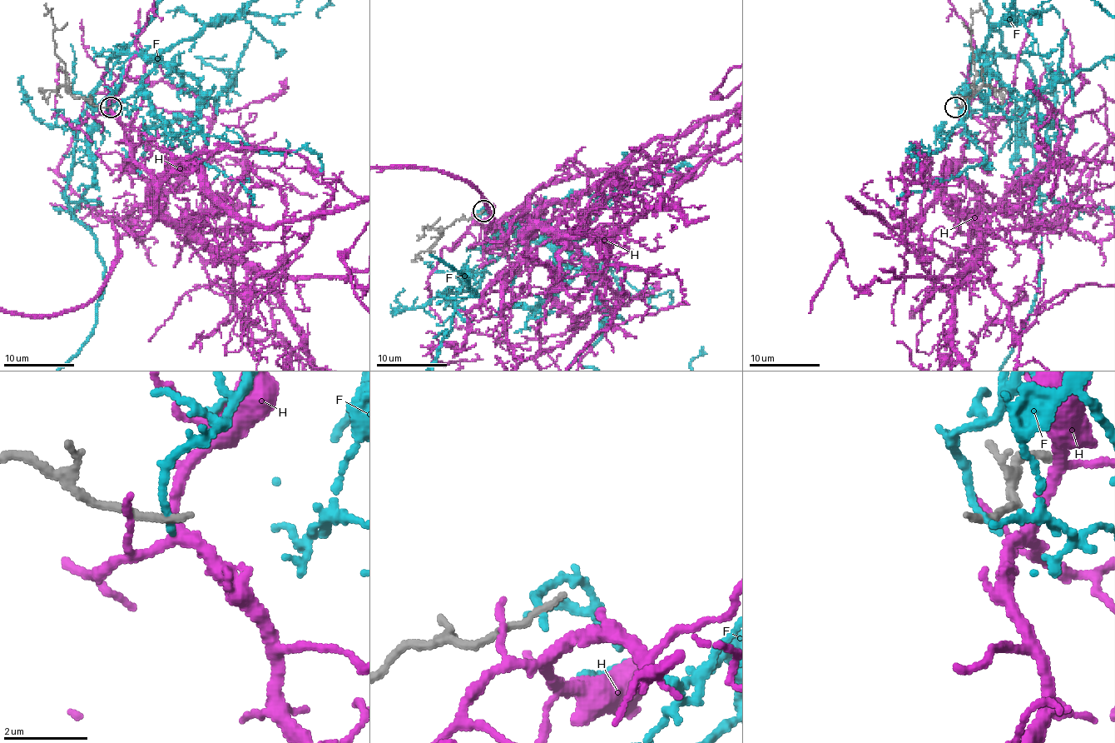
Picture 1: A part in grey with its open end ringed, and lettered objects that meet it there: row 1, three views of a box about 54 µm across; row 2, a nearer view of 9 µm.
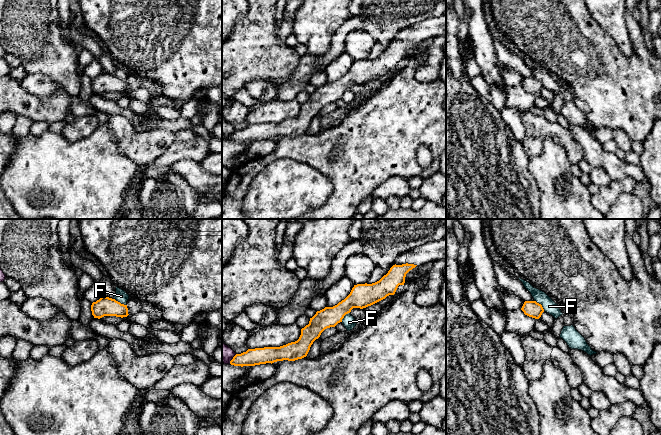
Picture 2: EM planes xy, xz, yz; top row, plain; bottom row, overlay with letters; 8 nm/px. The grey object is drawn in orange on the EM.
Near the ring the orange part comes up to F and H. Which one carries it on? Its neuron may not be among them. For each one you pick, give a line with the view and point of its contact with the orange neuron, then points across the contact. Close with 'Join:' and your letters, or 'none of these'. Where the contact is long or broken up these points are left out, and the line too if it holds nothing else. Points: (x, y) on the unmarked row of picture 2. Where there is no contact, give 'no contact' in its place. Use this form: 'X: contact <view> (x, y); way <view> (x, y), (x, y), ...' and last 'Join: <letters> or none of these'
Join: none of these

